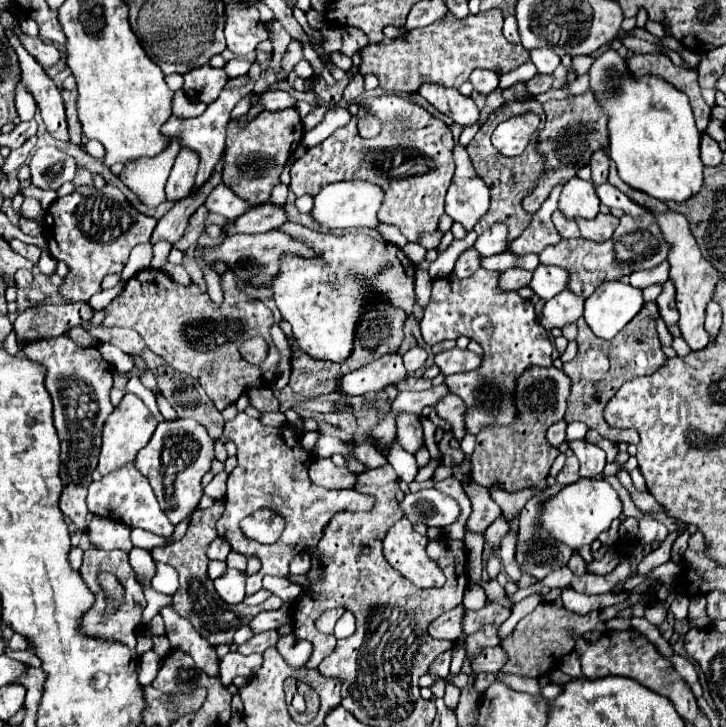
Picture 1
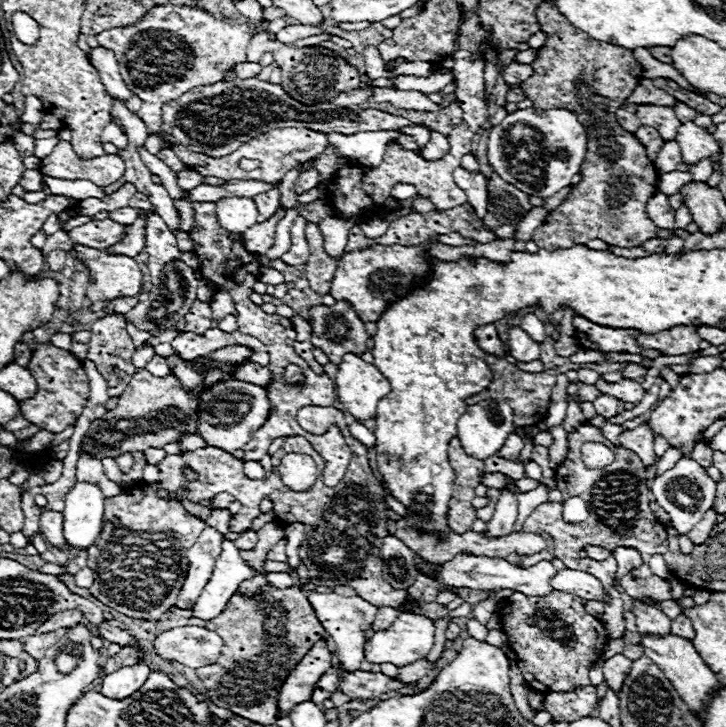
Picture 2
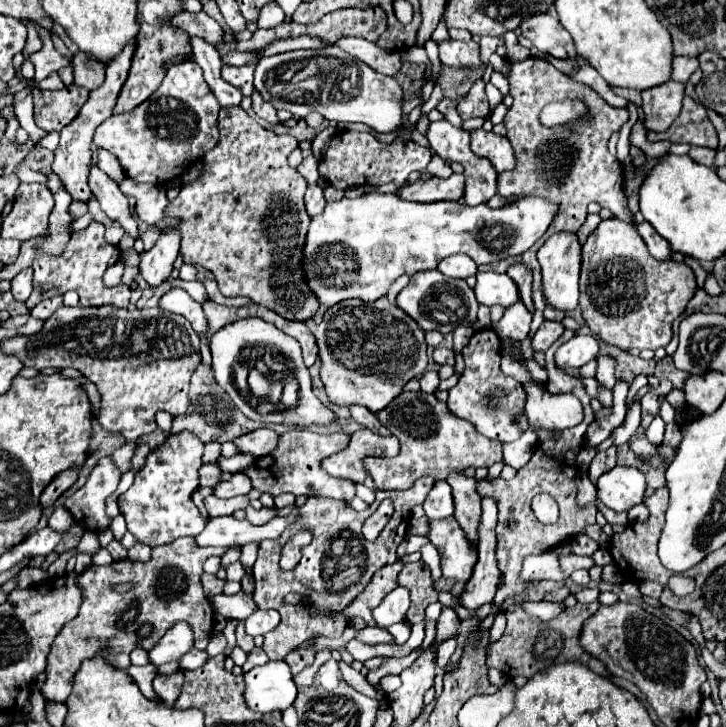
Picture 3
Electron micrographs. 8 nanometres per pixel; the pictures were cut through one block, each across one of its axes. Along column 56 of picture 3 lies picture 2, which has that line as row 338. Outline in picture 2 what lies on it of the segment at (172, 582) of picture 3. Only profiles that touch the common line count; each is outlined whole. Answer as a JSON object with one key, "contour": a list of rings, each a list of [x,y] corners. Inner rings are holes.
{"contour":[[[676,326],[668,332],[638,334],[638,344],[644,350],[658,350],[664,356],[684,356],[698,352],[702,338],[692,326]]]}

